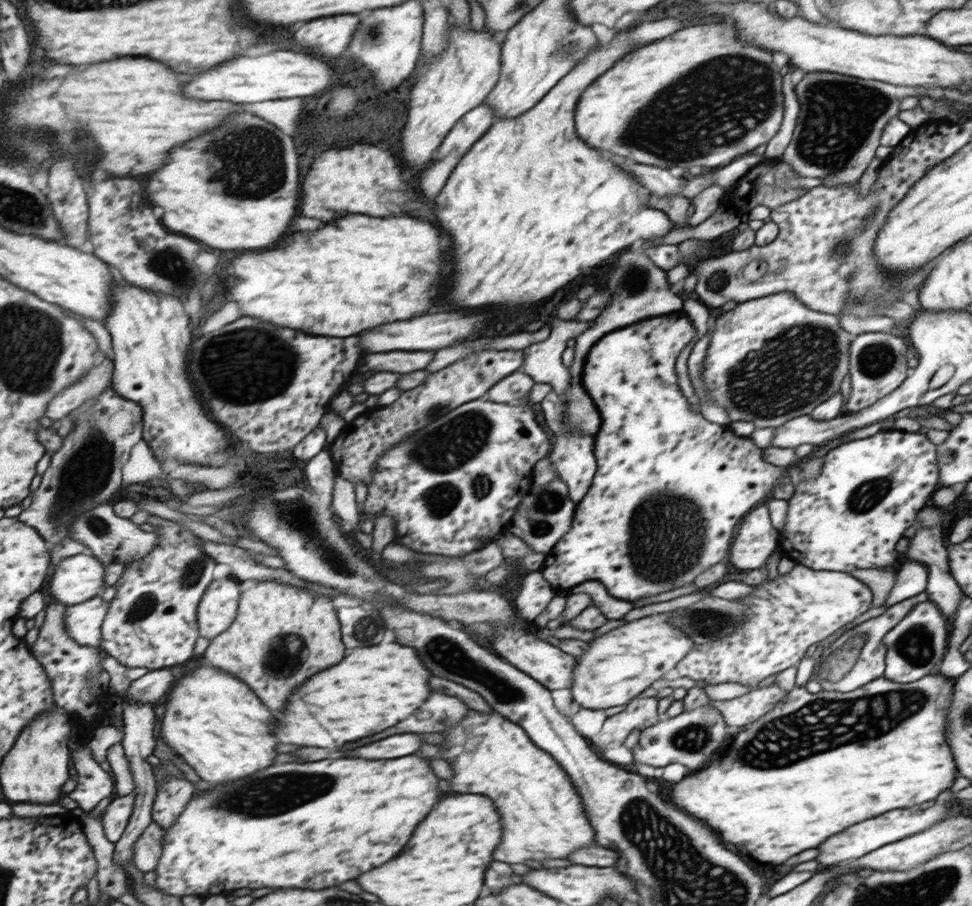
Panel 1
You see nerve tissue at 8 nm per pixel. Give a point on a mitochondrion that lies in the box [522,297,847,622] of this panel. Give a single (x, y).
(749, 386)

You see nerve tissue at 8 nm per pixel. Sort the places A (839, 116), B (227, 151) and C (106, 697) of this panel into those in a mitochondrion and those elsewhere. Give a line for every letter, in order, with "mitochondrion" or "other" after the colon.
A: mitochondrion
B: mitochondrion
C: other

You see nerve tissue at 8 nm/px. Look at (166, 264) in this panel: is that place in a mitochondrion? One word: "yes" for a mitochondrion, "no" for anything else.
yes

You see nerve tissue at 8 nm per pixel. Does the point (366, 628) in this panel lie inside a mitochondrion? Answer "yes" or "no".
yes

